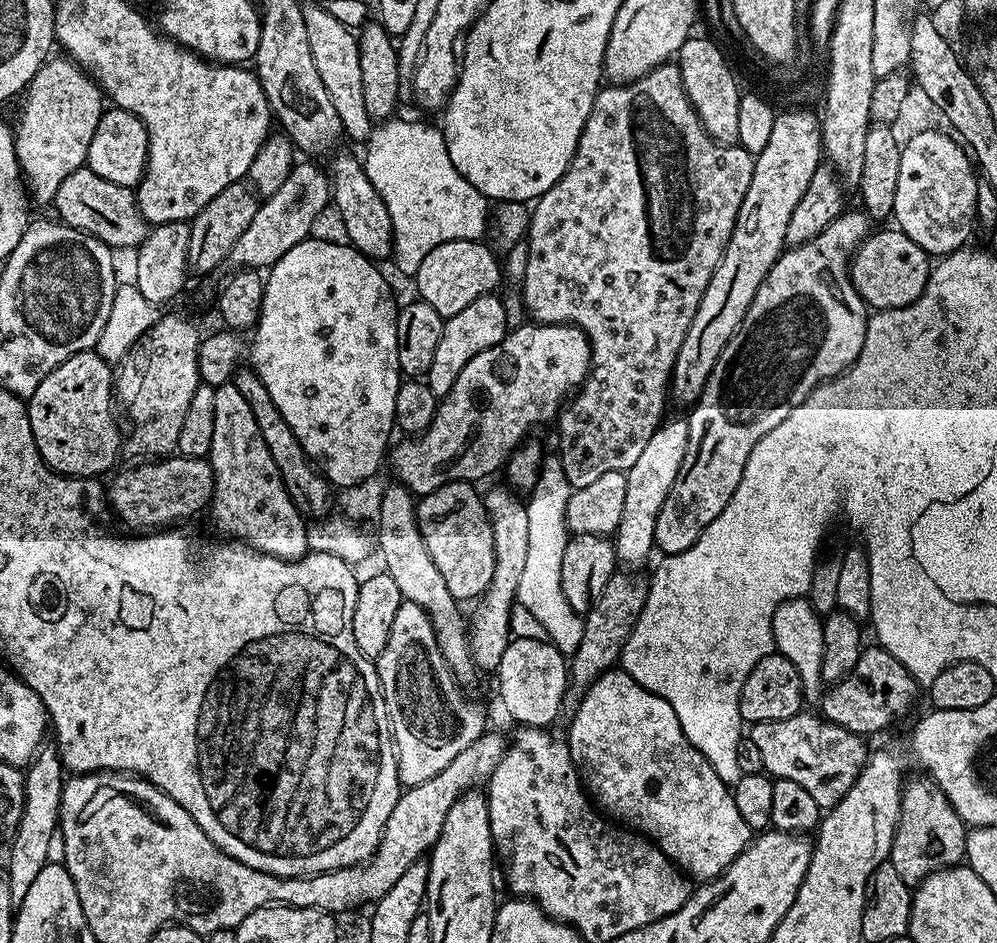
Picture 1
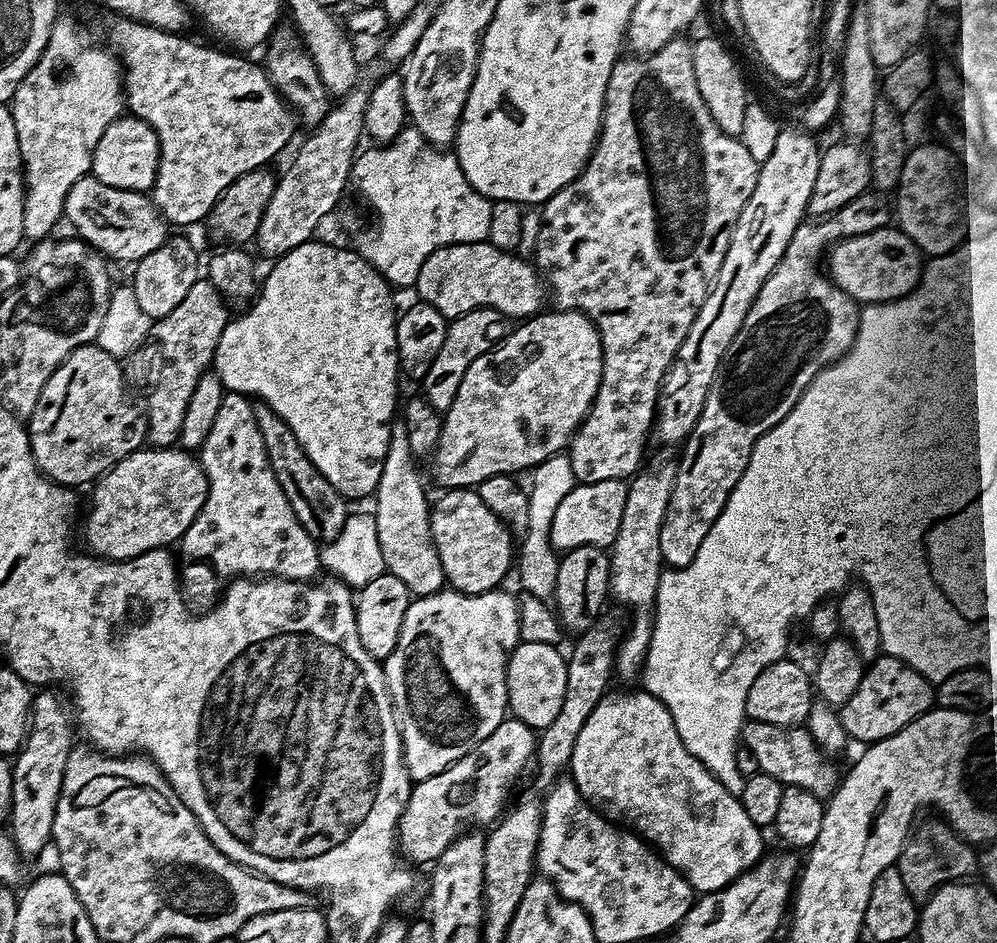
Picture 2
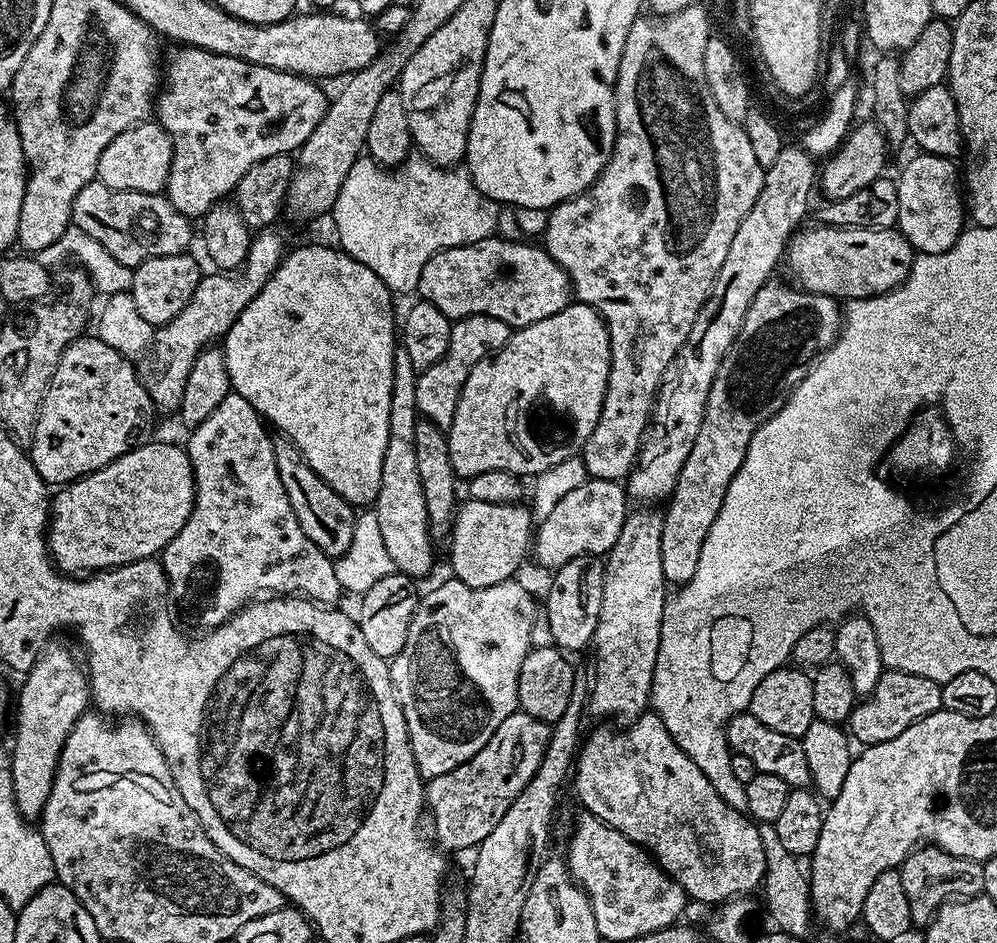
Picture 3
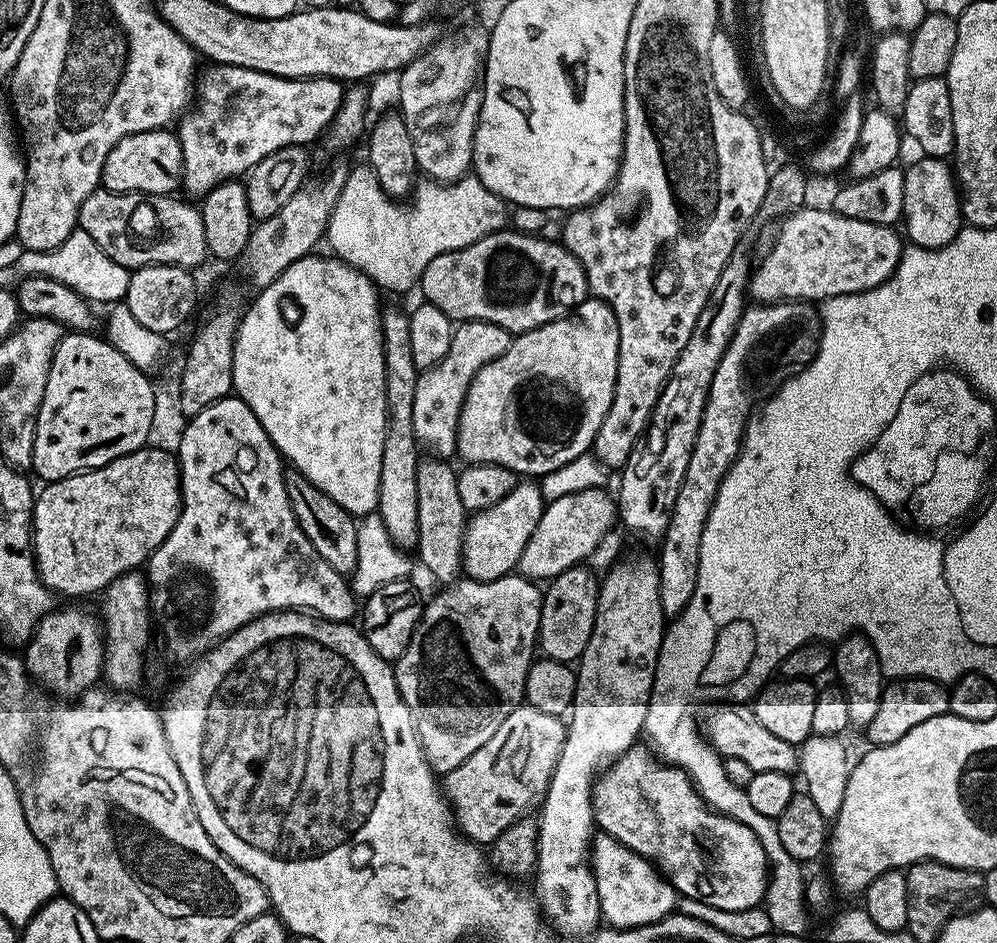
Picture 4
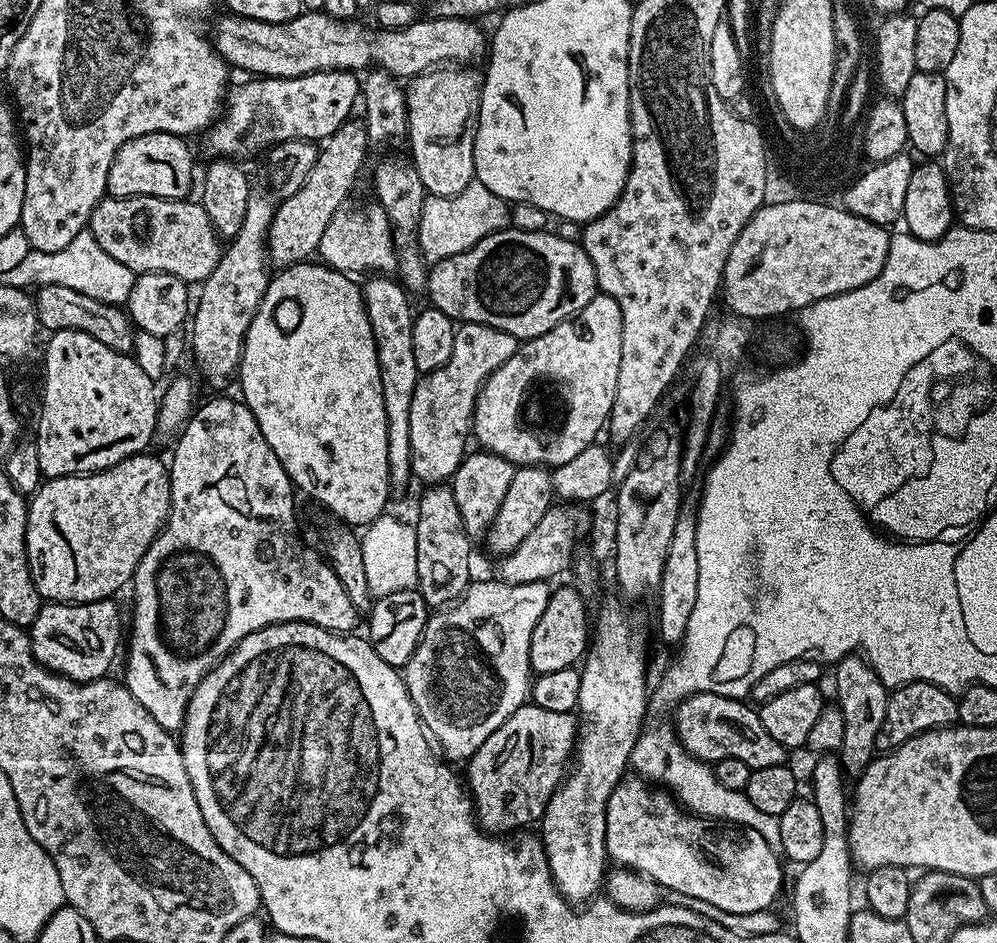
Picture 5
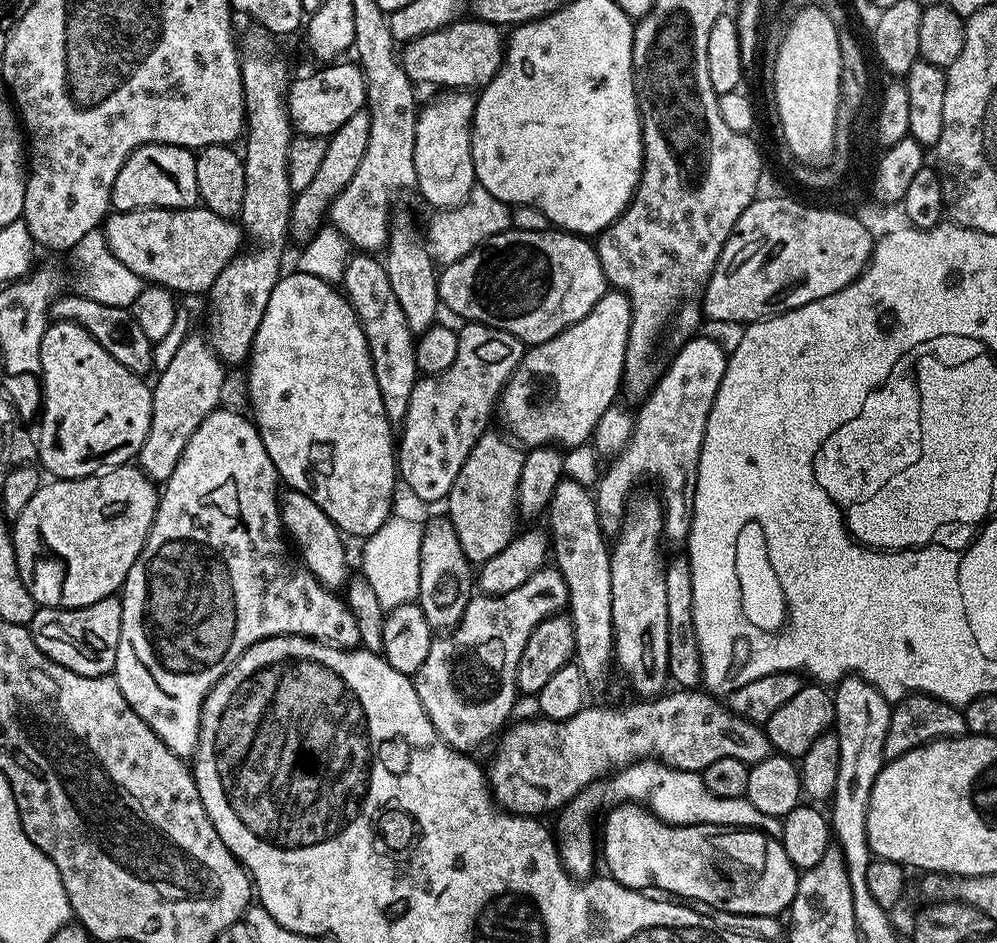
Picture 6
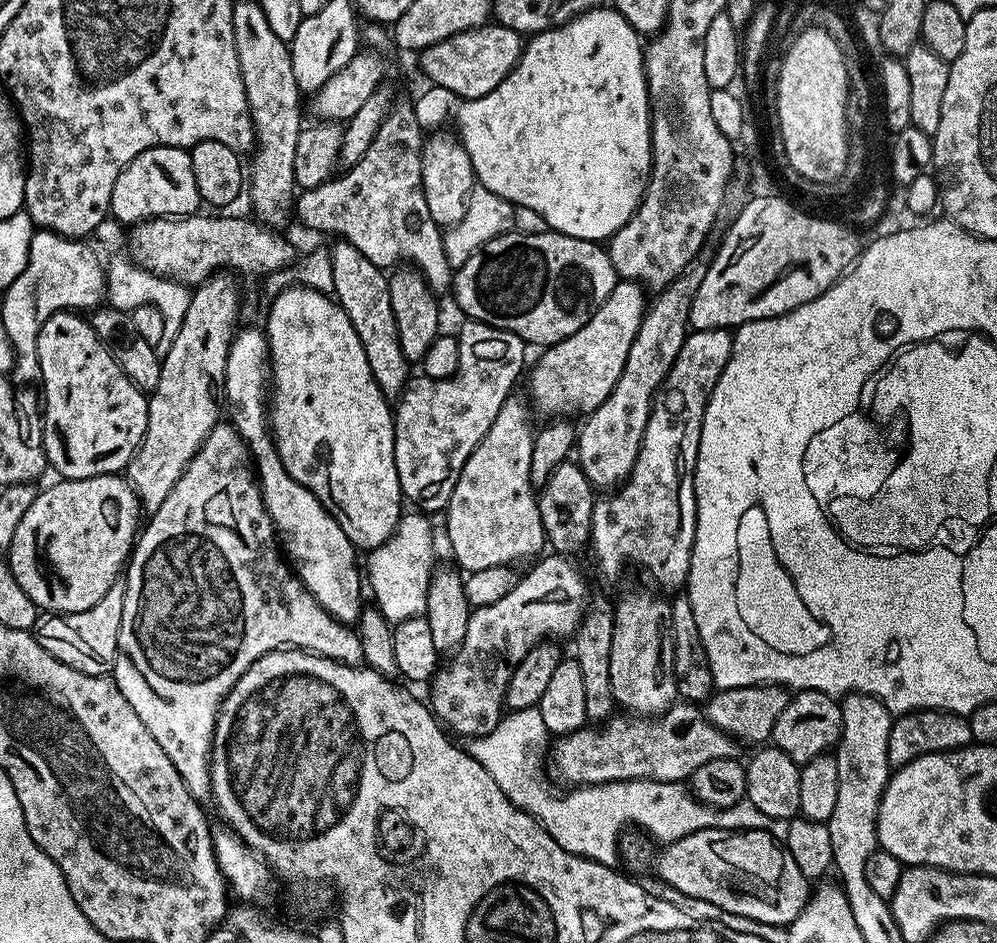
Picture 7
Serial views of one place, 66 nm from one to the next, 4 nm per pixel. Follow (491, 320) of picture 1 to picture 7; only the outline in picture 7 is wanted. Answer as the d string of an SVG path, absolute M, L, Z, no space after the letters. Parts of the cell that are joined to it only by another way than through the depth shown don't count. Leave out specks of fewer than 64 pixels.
M465 319L458 331L458 370L445 380L431 380L423 374L409 379L404 393L394 404L394 462L398 470L398 482L405 501L425 514L433 514L447 509L450 494L454 494L454 482L458 482L458 474L462 474L462 466L466 466L466 458L486 438L486 430L494 426L494 418L498 418L498 410L502 410L502 402L513 395L516 379L525 371L524 351L526 345L518 334L510 334L506 330L498 330L498 326L490 326L486 322Z

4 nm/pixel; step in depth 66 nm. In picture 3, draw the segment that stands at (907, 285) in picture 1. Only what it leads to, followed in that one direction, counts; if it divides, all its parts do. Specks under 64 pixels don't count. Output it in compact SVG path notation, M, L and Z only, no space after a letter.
M801 227L788 241L786 249L786 264L788 260L788 272L793 276L791 279L805 292L834 296L844 302L865 300L871 296L892 291L905 280L912 269L916 251L899 229L815 227Z

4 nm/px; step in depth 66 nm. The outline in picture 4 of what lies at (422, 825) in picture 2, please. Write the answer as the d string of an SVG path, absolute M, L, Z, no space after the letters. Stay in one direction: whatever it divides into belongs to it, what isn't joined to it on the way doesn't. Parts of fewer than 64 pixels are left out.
M527 702L521 703L466 762L443 773L442 792L452 807L457 829L475 844L491 846L502 830L525 819L531 813L528 811L543 801L562 754L565 735L566 724L561 717L542 714Z

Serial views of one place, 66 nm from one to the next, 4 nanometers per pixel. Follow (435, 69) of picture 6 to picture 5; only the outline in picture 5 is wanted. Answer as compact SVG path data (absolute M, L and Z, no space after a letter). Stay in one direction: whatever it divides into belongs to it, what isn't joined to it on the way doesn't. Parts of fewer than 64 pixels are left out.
M304 10L299 16L295 16L293 20L286 22L262 22L258 18L246 18L245 16L238 16L235 14L223 14L216 20L216 25L211 25L210 39L212 46L216 53L222 57L225 64L231 66L233 69L241 68L242 71L248 72L244 74L251 74L256 78L275 78L281 80L282 78L294 78L295 76L305 76L311 72L355 72L357 74L363 73L365 70L371 69L375 66L377 69L388 72L391 76L397 78L411 78L414 76L421 76L423 72L431 72L434 68L441 66L472 66L477 62L475 60L483 61L486 56L486 32L479 28L479 23L473 22L471 19L454 18L417 18L413 24L398 30L390 30L389 28L377 30L375 27L367 28L364 24L356 24L355 19L351 20L336 20L329 16L323 10Z

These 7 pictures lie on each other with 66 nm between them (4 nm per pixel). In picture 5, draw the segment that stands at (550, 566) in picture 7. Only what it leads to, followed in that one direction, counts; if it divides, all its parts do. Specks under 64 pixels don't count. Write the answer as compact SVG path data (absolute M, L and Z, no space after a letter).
M499 578L478 580L469 583L464 595L455 604L443 610L433 611L429 615L426 626L422 630L422 638L418 642L414 654L410 654L410 658L404 663L402 669L404 685L414 702L416 712L420 715L420 723L424 725L427 735L438 745L439 751L452 762L457 762L456 760L467 761L468 757L473 756L478 750L478 746L482 746L482 742L486 742L486 738L490 738L490 734L494 734L494 730L498 730L498 726L502 726L502 722L506 722L506 718L510 718L510 714L514 714L514 710L521 708L529 699L530 669L528 667L528 655L530 654L530 634L534 634L534 626L538 626L538 618L542 618L542 610L546 610L546 602L550 595L549 585L542 580L526 582L525 584L505 584Z

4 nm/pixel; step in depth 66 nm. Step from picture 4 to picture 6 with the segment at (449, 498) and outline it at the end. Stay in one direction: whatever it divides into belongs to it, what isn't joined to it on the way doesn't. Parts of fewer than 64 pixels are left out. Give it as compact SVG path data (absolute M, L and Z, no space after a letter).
M447 515L434 517L429 524L423 525L423 530L418 603L430 627L443 634L456 628L462 614L466 614L466 606L474 595L474 565L466 558L462 542L458 542L458 534Z

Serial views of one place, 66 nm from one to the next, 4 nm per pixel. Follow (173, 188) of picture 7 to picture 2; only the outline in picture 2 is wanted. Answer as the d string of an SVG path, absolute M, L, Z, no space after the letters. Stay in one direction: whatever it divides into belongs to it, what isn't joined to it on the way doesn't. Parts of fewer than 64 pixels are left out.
M122 114L110 122L106 134L98 138L98 146L94 146L92 155L91 175L96 176L98 182L106 182L106 186L148 194L154 186L159 161L160 143L152 127L134 115Z

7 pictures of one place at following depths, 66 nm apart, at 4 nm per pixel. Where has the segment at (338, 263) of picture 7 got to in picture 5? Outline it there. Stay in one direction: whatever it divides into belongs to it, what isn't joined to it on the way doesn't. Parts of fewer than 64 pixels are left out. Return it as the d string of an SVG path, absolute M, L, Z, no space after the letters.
M372 274L363 281L366 318L370 318L370 330L374 334L374 346L378 350L378 370L382 378L382 402L386 406L386 462L388 463L388 483L393 489L404 488L413 479L410 462L410 402L414 402L414 386L422 373L414 362L414 308L408 305L410 299L399 279L386 274Z

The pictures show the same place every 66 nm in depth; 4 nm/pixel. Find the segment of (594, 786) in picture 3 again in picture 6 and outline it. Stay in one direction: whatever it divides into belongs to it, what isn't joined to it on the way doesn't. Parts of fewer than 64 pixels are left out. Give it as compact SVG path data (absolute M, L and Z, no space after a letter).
M620 802L615 806L617 808L604 826L602 864L608 867L605 868L607 875L622 886L652 890L657 884L664 891L661 893L671 894L681 901L706 902L718 912L733 912L743 916L780 916L789 911L801 873L792 865L790 858L786 858L786 850L777 837L755 830L722 830L716 824L665 824L643 804Z

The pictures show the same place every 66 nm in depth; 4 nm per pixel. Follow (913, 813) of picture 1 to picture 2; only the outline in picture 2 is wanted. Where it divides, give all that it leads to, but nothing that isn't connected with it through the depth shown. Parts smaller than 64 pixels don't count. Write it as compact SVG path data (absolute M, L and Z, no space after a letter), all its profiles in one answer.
M943 819L928 820L917 827L908 837L894 867L902 874L906 890L910 890L912 899L923 902L932 896L944 884L964 882L972 871L977 871L978 856L975 856L973 845L955 832Z

